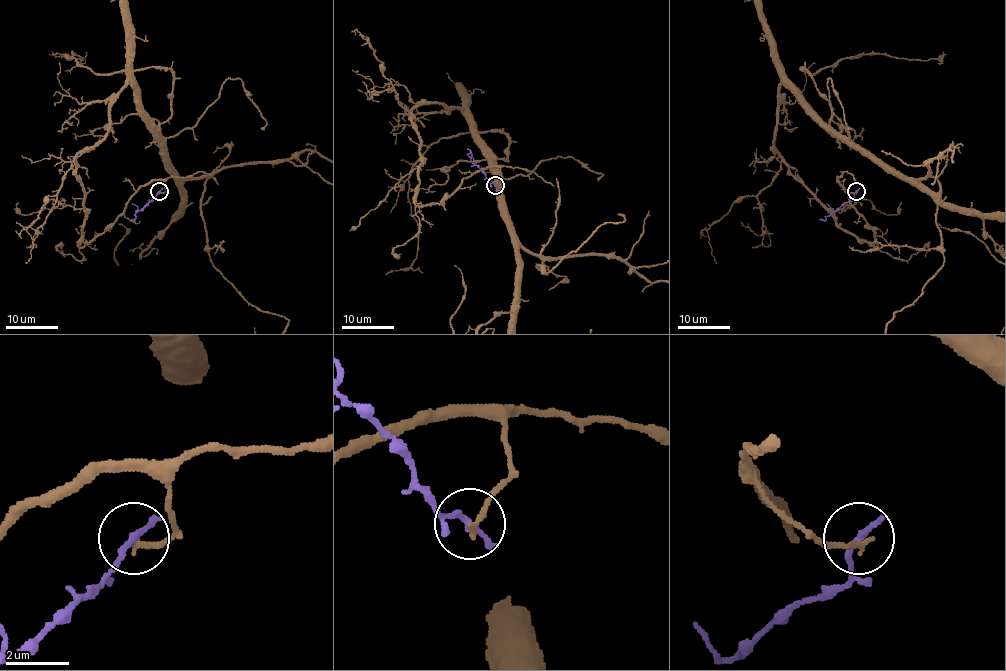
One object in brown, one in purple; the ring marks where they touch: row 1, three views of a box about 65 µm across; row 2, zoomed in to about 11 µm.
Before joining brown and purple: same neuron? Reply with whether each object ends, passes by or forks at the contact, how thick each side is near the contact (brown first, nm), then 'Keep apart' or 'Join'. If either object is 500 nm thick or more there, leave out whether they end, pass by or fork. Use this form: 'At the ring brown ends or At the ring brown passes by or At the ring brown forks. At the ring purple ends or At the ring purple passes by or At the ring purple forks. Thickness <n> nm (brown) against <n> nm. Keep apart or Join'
At the ring brown ends. At the ring purple ends. Thickness 170 nm (brown) against 240 nm. Keep apart

